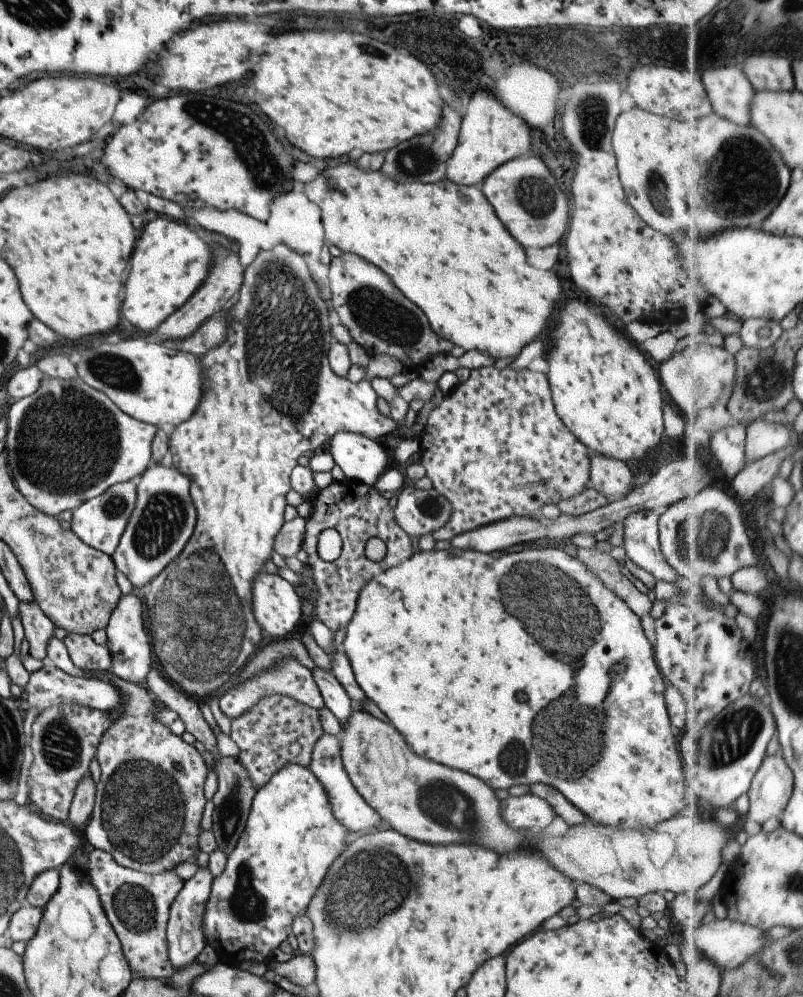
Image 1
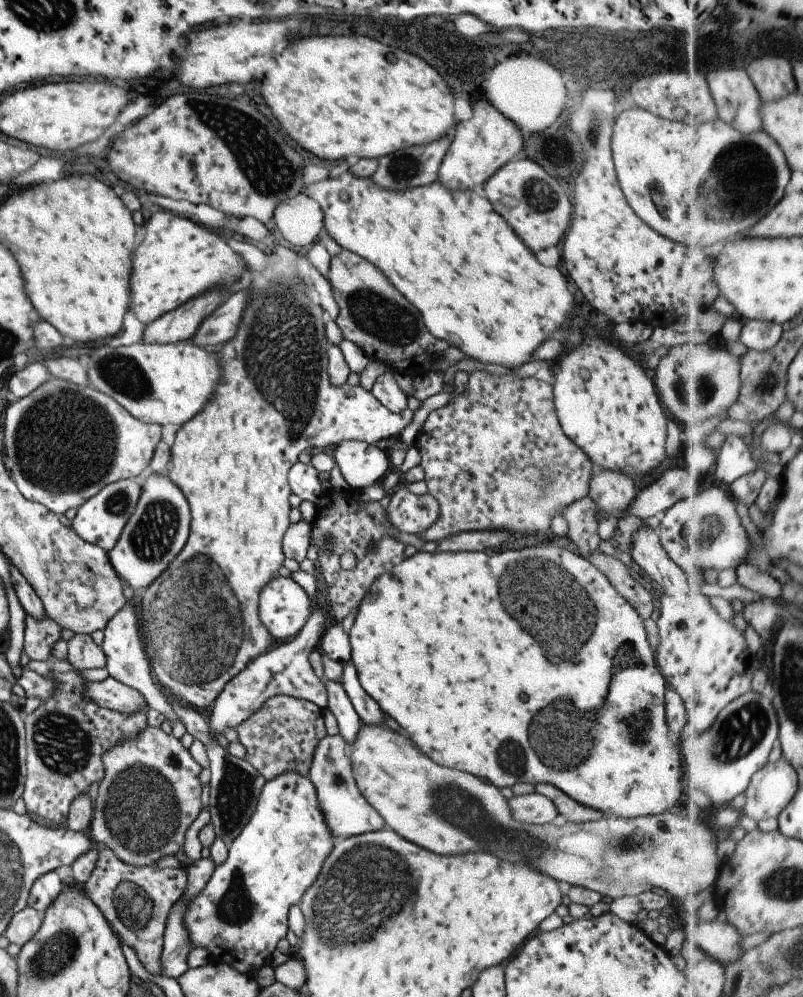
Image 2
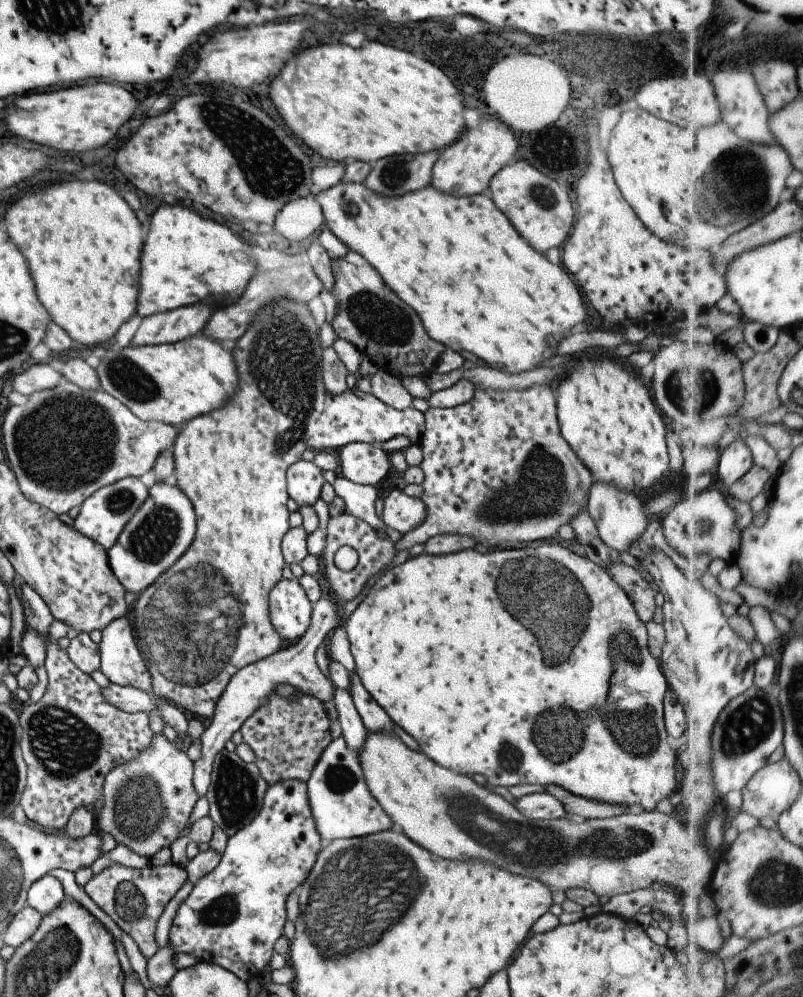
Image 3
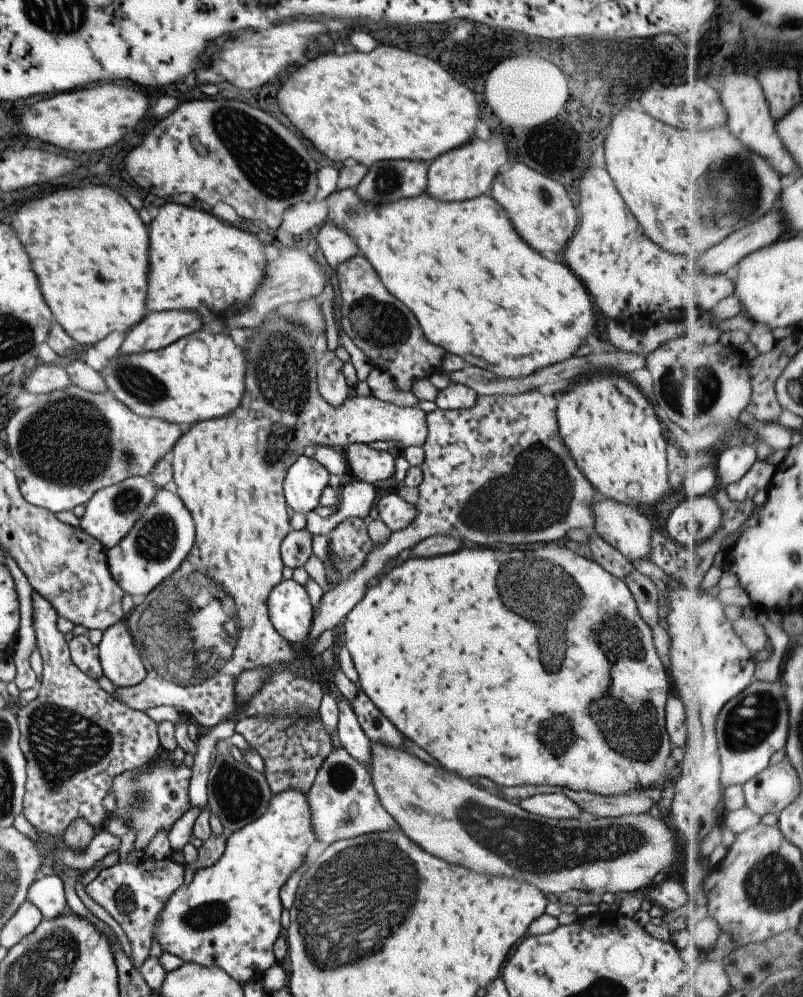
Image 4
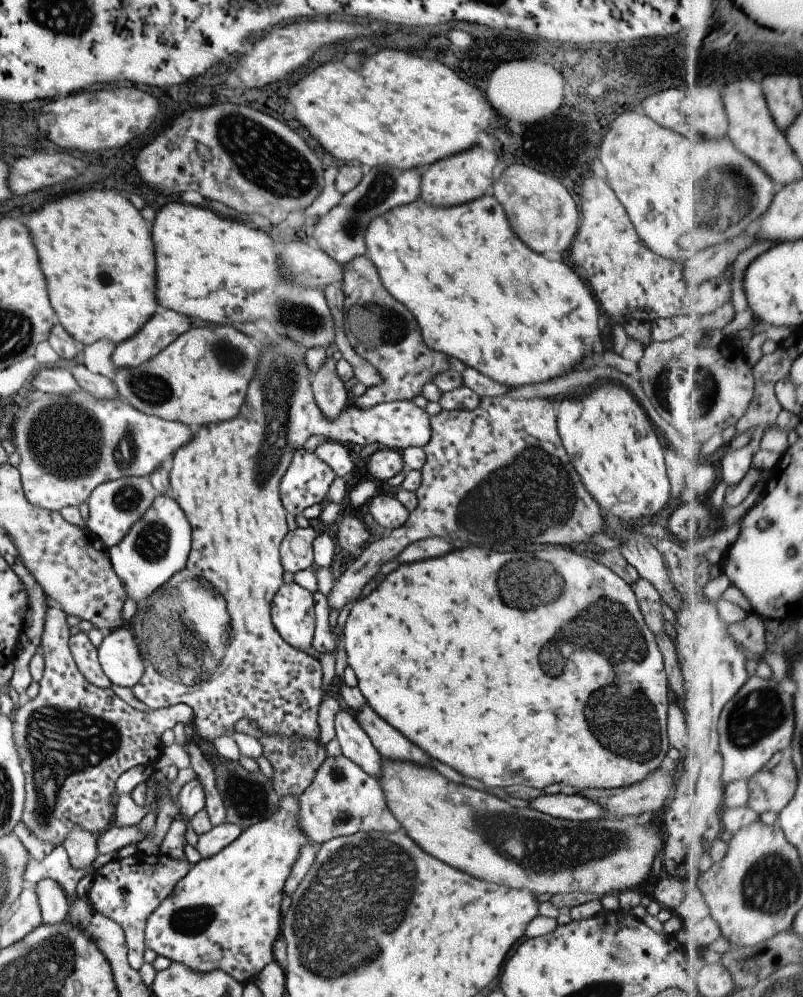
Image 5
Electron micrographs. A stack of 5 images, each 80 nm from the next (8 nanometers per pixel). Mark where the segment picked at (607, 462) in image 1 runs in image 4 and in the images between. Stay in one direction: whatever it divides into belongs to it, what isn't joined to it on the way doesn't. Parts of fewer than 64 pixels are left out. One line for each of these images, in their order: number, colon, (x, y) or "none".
2: (611, 490)
3: (618, 517)
4: (622, 526)

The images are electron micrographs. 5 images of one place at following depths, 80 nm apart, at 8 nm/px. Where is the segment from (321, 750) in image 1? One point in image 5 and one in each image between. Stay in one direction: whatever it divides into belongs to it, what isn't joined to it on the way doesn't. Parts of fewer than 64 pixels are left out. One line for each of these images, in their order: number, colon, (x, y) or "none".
2: (346, 812)
3: (341, 805)
4: (342, 803)
5: (342, 799)

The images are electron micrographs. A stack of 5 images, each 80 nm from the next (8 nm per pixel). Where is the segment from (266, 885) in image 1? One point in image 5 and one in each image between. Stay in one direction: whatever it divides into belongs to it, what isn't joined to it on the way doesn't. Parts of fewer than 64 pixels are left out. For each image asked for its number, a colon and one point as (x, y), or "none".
2: (241, 913)
3: (233, 915)
4: (228, 916)
5: (223, 914)

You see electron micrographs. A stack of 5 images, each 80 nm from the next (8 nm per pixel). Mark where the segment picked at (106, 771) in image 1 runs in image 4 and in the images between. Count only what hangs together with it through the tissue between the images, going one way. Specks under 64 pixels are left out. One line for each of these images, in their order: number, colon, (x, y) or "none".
2: (148, 796)
3: (146, 802)
4: (149, 800)

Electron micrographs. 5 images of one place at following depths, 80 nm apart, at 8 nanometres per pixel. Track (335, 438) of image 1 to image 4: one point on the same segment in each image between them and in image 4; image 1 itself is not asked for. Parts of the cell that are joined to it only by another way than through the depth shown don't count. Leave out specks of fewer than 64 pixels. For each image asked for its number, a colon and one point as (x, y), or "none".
2: (361, 464)
3: (362, 464)
4: (368, 465)

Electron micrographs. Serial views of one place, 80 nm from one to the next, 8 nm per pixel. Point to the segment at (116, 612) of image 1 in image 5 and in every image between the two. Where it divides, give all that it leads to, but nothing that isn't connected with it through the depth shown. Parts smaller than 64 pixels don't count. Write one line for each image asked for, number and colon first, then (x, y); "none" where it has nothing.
2: (126, 661)
3: (121, 662)
4: (118, 658)
5: (118, 656)

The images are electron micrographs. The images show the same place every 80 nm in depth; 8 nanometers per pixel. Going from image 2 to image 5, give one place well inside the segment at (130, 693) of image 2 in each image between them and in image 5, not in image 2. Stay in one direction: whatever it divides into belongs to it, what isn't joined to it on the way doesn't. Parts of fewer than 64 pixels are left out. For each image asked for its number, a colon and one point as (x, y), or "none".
3: (204, 618)
4: (228, 471)
5: (222, 657)

